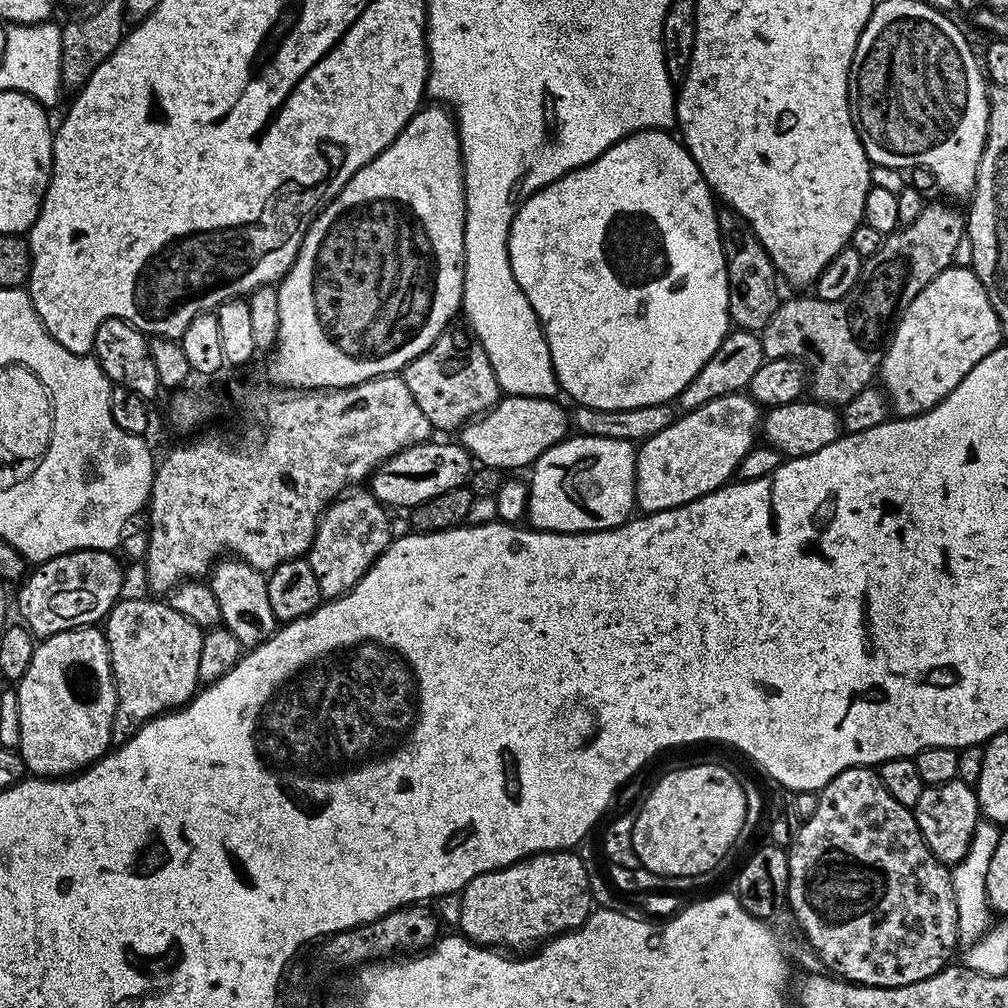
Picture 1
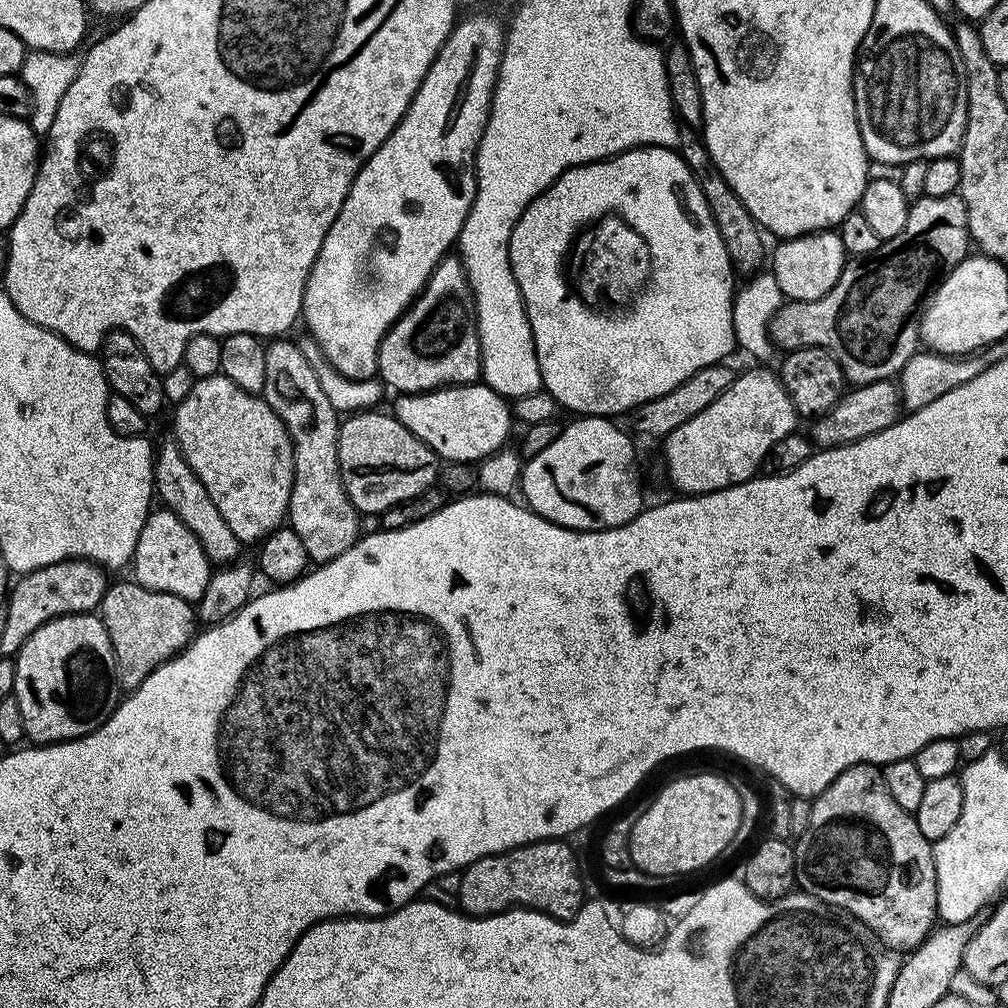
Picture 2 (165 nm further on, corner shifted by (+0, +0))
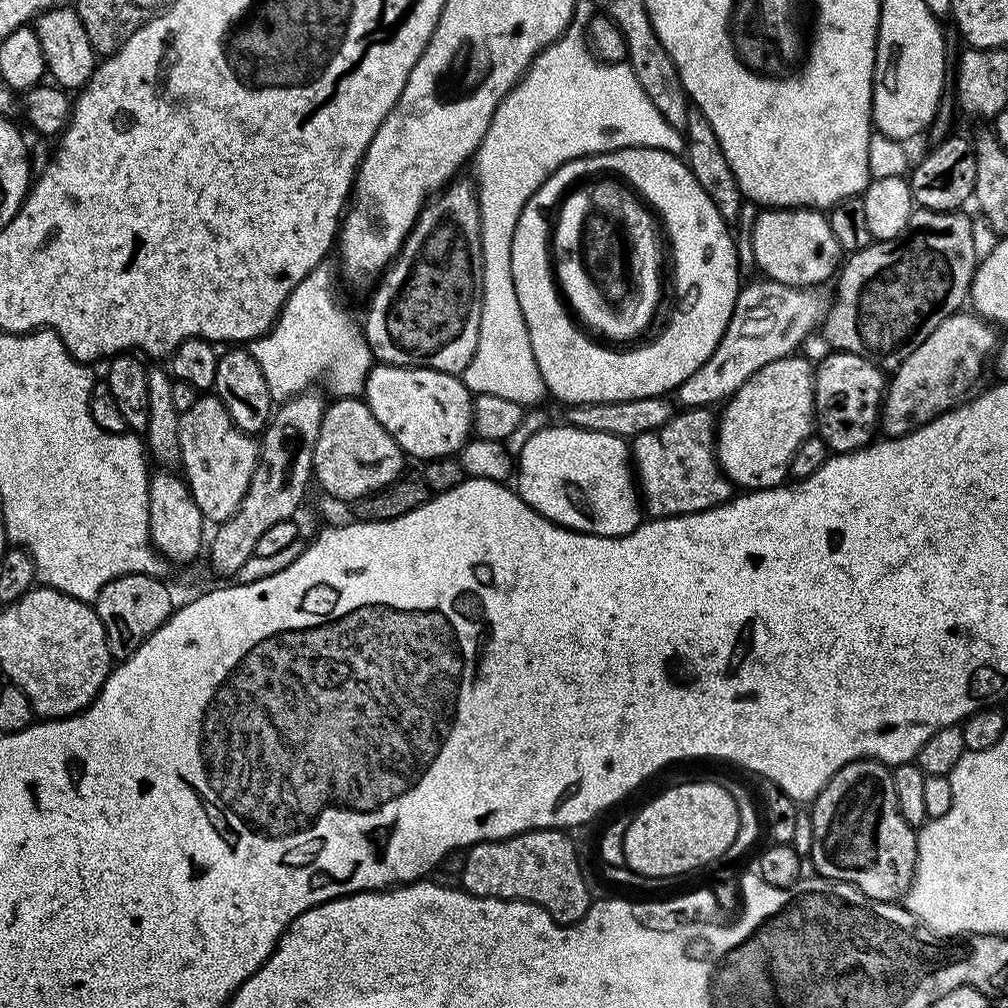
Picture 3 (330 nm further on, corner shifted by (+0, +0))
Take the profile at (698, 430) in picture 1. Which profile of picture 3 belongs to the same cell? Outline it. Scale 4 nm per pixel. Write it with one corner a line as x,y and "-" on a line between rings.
800,354
784,356
780,360
762,366
739,388
734,395
728,397
723,405
724,413
719,413
716,425
716,460
725,476
733,485
744,490
761,488
779,488
789,479
788,467
790,458
794,458
794,450
805,438
813,435
814,417
814,382
812,374
814,364

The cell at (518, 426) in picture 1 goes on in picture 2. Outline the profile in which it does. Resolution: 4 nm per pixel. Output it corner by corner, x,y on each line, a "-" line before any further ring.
450,384
447,388
435,388
433,392
404,394
397,400
400,401
394,409
396,419
402,422
402,426
406,426
406,430
410,430
410,434
414,434
414,438
426,442
426,446
430,446
430,450
434,450
441,461
481,462
509,443
508,435
514,425
513,409
509,401
496,393
489,384

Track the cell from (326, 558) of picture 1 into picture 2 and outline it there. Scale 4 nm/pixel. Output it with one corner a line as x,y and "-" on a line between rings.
276,338
266,347
266,386
263,398
282,418
286,430
292,439
294,450
294,482
290,494
290,506
286,517
287,523
302,538
302,546
306,546
306,554
313,565
328,564
334,558
346,554
350,546
354,546
362,535
360,529
361,513
350,502
340,477
340,463
338,462
338,434
340,433
341,417
330,406
330,398
322,390
322,382
318,382
318,374
314,366
306,358
303,347
299,343
288,340
292,338

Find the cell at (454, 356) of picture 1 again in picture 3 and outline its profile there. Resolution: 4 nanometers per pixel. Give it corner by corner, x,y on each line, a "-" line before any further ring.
453,179
451,183
441,188
439,192
428,197
408,237
404,239
404,245
400,247
400,253
396,255
396,259
388,265
386,271
379,277
378,283
380,285
377,286
376,293
373,294
372,301
368,304
368,317
362,320
364,337
368,339
372,355
379,363
406,366
407,368
429,368
439,372
462,374
466,370
466,366
470,366
470,362
476,357
478,330
480,329
480,319
482,318
482,238
480,237
480,211
476,201
475,187
469,181
467,184
466,181
460,179

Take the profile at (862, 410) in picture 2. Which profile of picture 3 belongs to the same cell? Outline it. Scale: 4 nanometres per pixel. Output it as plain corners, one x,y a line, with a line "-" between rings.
961,310
952,316
938,322
938,330
914,350
903,362
891,373
884,390
884,403
880,405
880,423
885,437
905,436
907,432
918,430
926,426
934,418
942,413
949,412
957,404
961,403
973,391
972,387
980,380
984,372
984,363
993,359
998,347
997,329
982,316
977,316
968,310

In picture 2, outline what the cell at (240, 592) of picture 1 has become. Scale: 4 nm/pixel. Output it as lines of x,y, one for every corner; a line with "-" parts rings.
168,438
161,448
159,445
155,449
152,461
152,483
155,495
160,500
159,503
174,514
178,514
178,518
182,518
182,522
186,522
186,526
194,530
198,542
202,542
202,550
206,558
213,565
227,566
241,559
242,545
239,538
234,534
234,530
230,530
230,526
226,526
226,518
222,518
218,506
214,506
214,498
210,498
206,486
202,486
202,478
198,478
198,474
190,470
190,462
186,462
175,439

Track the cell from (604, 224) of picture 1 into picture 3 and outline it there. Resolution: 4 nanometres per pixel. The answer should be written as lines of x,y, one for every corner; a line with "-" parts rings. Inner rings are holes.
619,148
616,152
602,152
591,156
581,156
579,160
570,160
528,199
514,230
514,246
512,247
512,269
514,270
514,290
518,290
518,306
522,306
522,318
526,322
526,330
530,334
530,346
534,350
534,362
538,362
538,370
544,379
544,386
549,397
561,400
564,406
589,404
590,402
622,402
637,400
651,396
664,396
671,393
718,346
722,334
732,317
736,299
742,287
740,280
740,264
736,261
736,244
728,233
729,225
718,214
714,202
706,198
706,190
698,186
698,178
688,168
687,163
677,153
663,152
657,148
-
592,168
620,168
620,172
628,172
656,204
660,204
660,212
668,216
668,228
672,228
672,240
676,240
676,260
680,260
680,316
676,316
676,324
672,324
672,332
656,344
656,348
648,348
648,352
632,352
632,356
608,356
608,352
600,352
600,348
592,348
592,344
584,344
576,332
572,332
572,324
564,320
564,312
560,312
560,304
556,304
556,296
552,296
552,284
548,284
548,268
544,268
544,212
548,212
548,204
556,200
556,192
572,180
572,176
580,176
580,172
592,172

